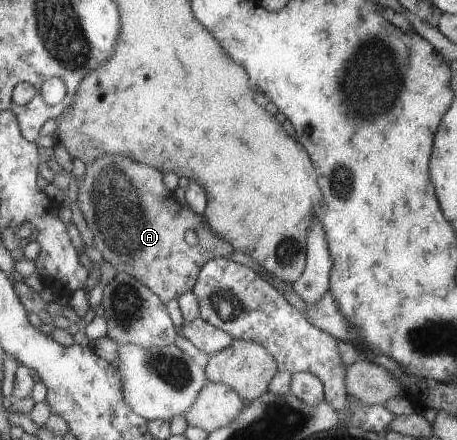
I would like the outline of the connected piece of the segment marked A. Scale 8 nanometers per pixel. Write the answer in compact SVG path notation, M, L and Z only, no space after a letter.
M105 154L86 166L76 203L94 234L95 248L104 260L116 268L117 273L131 274L147 284L166 304L193 290L202 267L211 258L233 253L235 249L228 240L220 240L218 237L222 236L218 236L210 226L209 230L204 226L204 216L196 214L190 206L180 206L174 191L166 186L165 173L124 154Z

